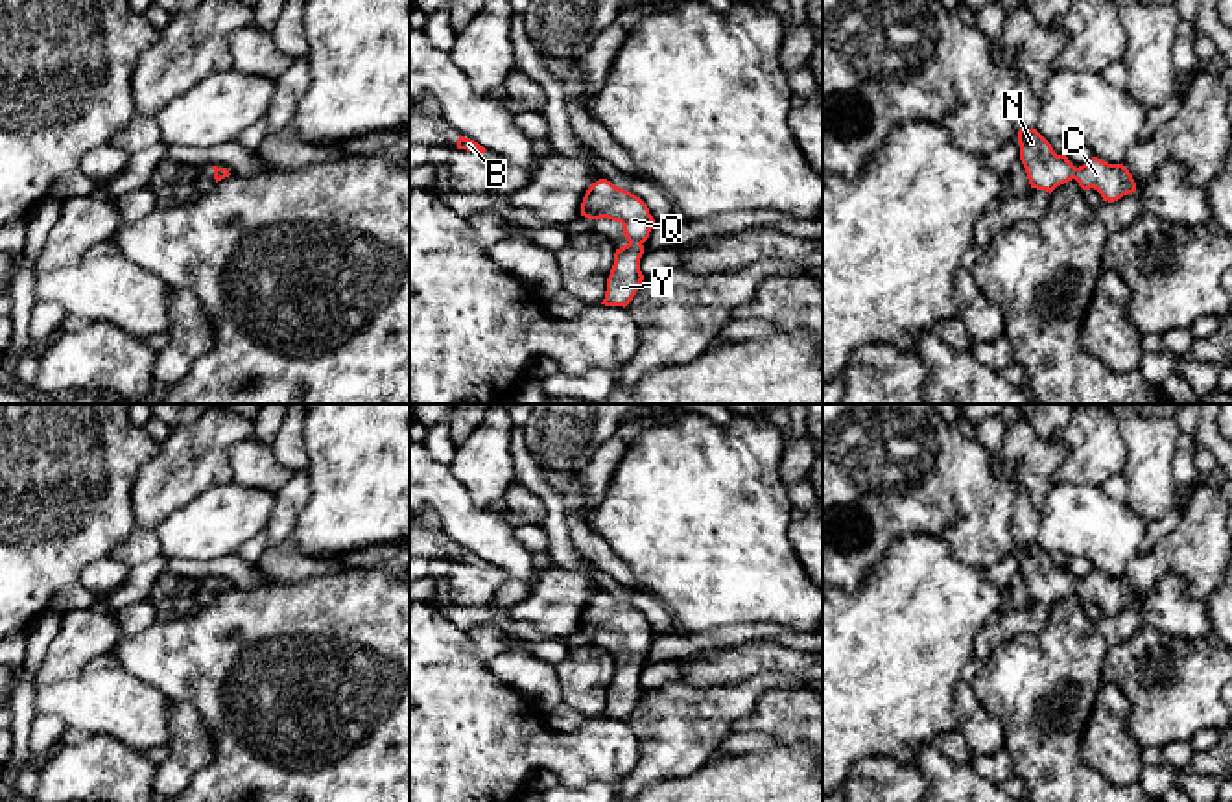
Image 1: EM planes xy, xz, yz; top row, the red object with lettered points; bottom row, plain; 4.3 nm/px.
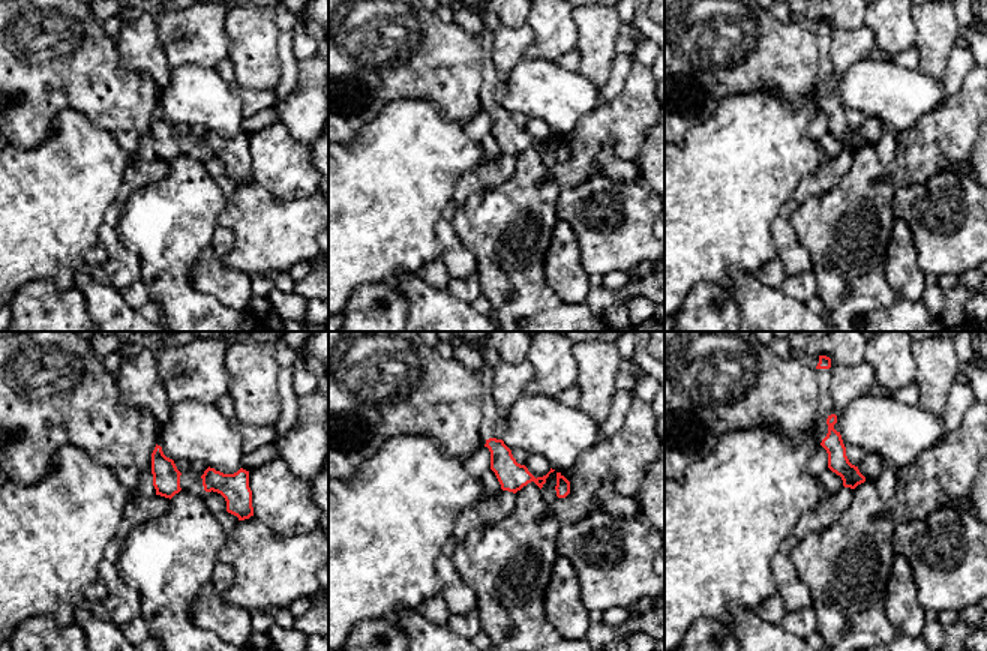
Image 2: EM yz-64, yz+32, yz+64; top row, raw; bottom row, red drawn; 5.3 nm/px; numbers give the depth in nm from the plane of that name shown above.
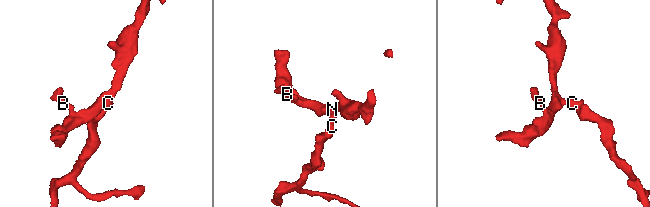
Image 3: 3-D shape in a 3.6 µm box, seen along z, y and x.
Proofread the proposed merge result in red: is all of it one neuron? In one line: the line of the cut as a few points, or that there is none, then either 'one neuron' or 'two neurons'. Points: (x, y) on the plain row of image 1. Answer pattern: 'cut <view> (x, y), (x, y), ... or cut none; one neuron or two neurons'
cut none; one neuron

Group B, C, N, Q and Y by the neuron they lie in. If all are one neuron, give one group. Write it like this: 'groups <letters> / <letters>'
groups B C N Q Y

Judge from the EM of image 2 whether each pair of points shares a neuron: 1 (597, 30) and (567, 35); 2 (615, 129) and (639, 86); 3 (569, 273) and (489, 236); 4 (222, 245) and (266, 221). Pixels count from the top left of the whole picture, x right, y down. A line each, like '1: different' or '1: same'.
1: different
2: same
3: different
4: same

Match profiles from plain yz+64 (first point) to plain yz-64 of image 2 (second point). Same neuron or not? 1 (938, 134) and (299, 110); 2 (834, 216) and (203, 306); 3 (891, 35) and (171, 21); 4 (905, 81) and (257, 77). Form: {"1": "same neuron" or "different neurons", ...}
{"1": "same neuron", "2": "same neuron", "3": "same neuron", "4": "different neurons"}

